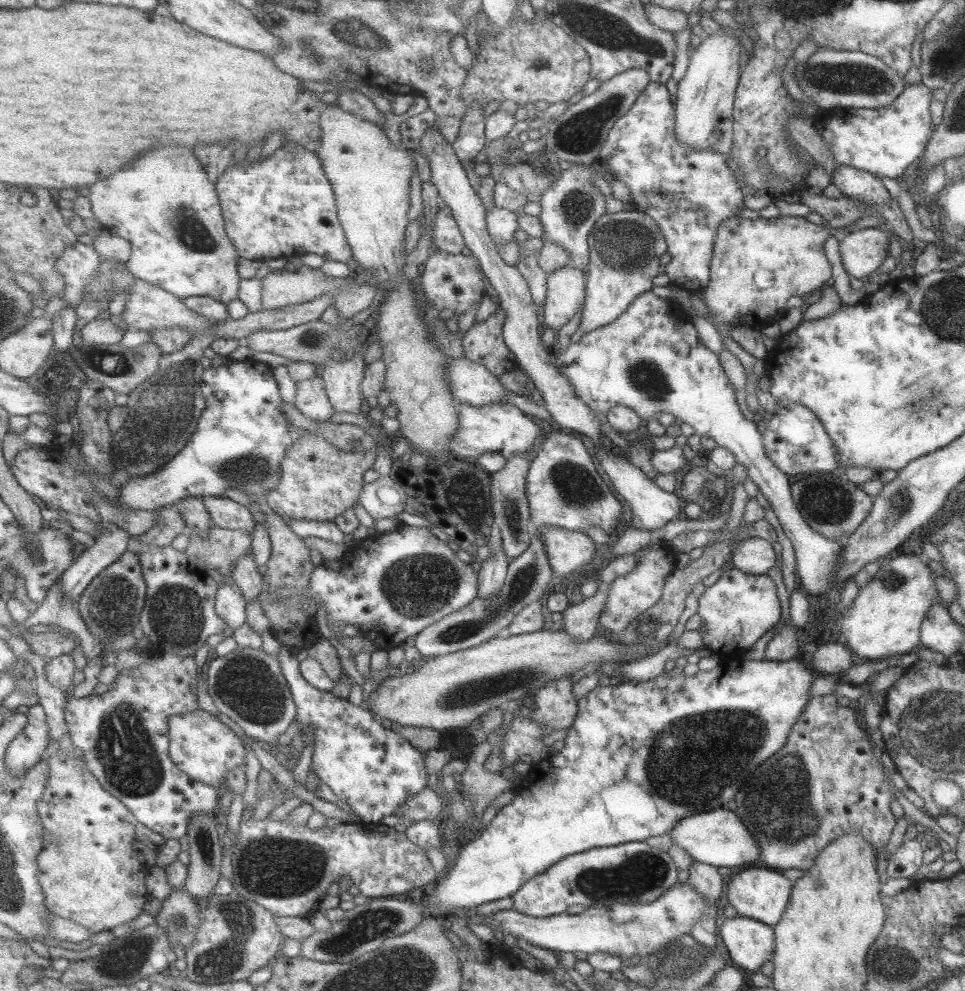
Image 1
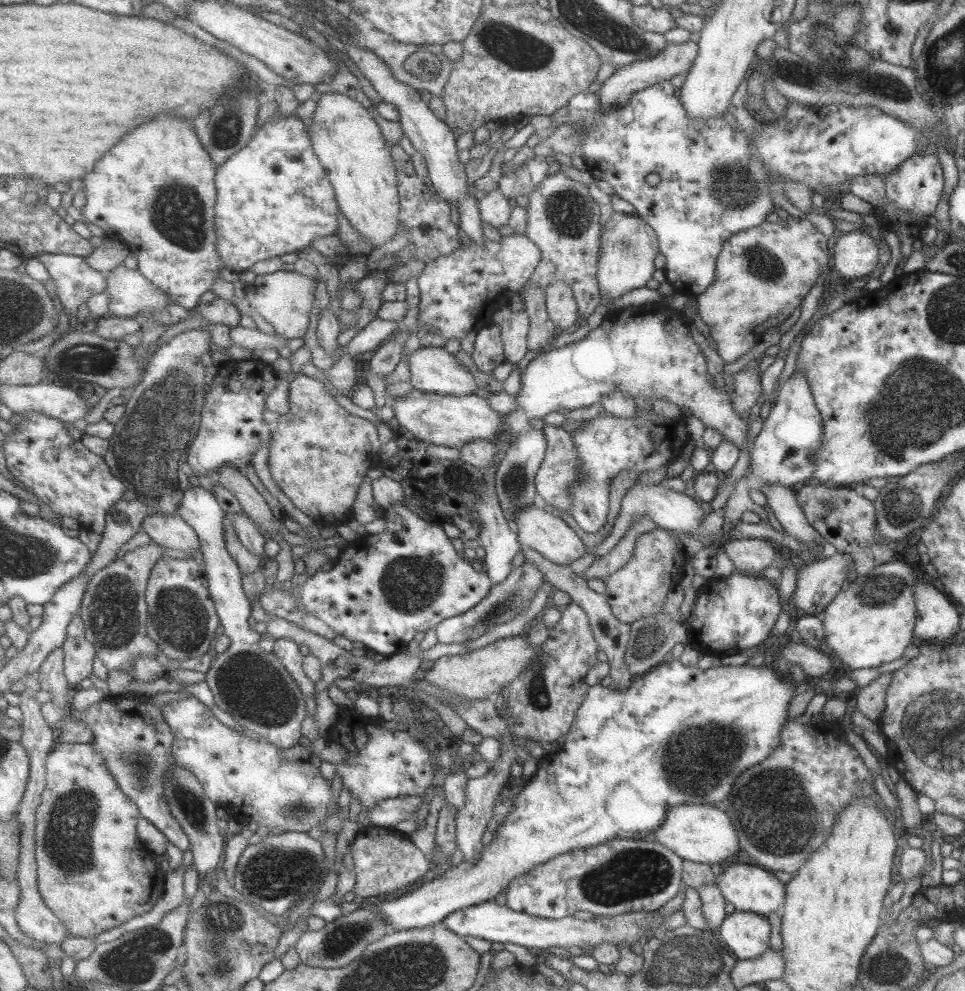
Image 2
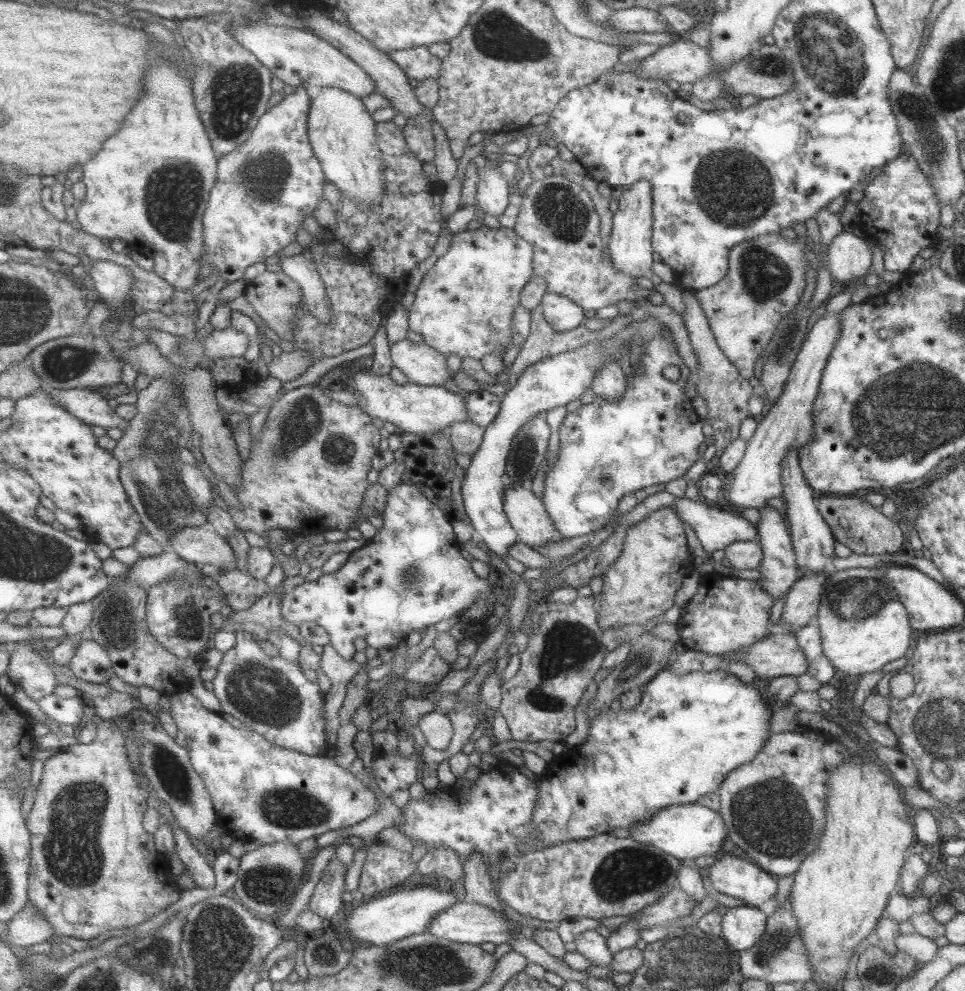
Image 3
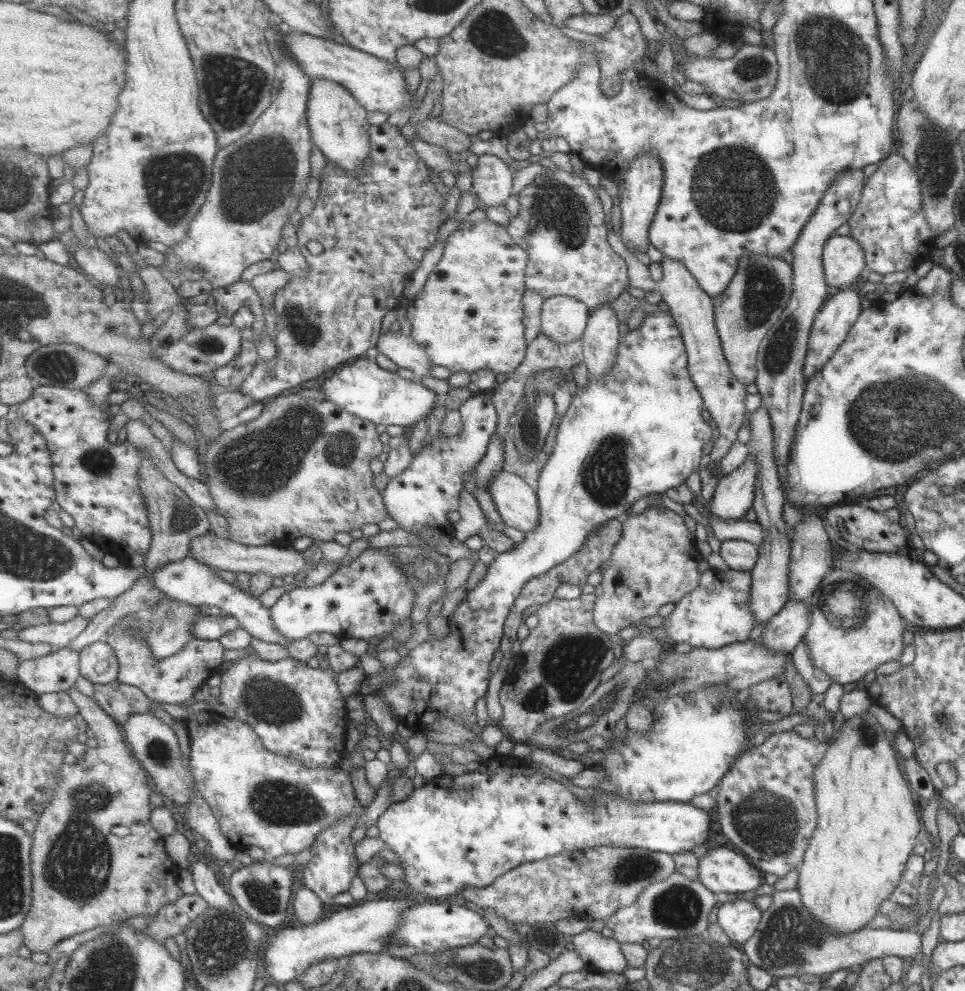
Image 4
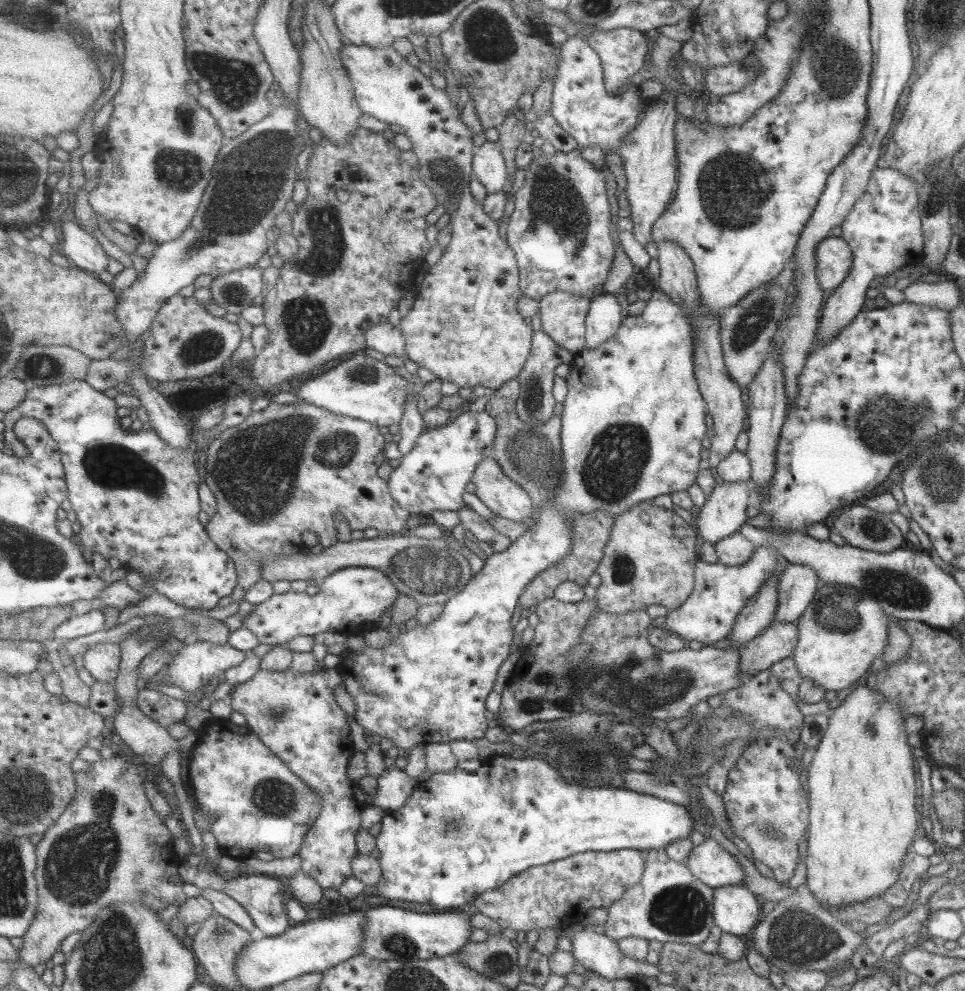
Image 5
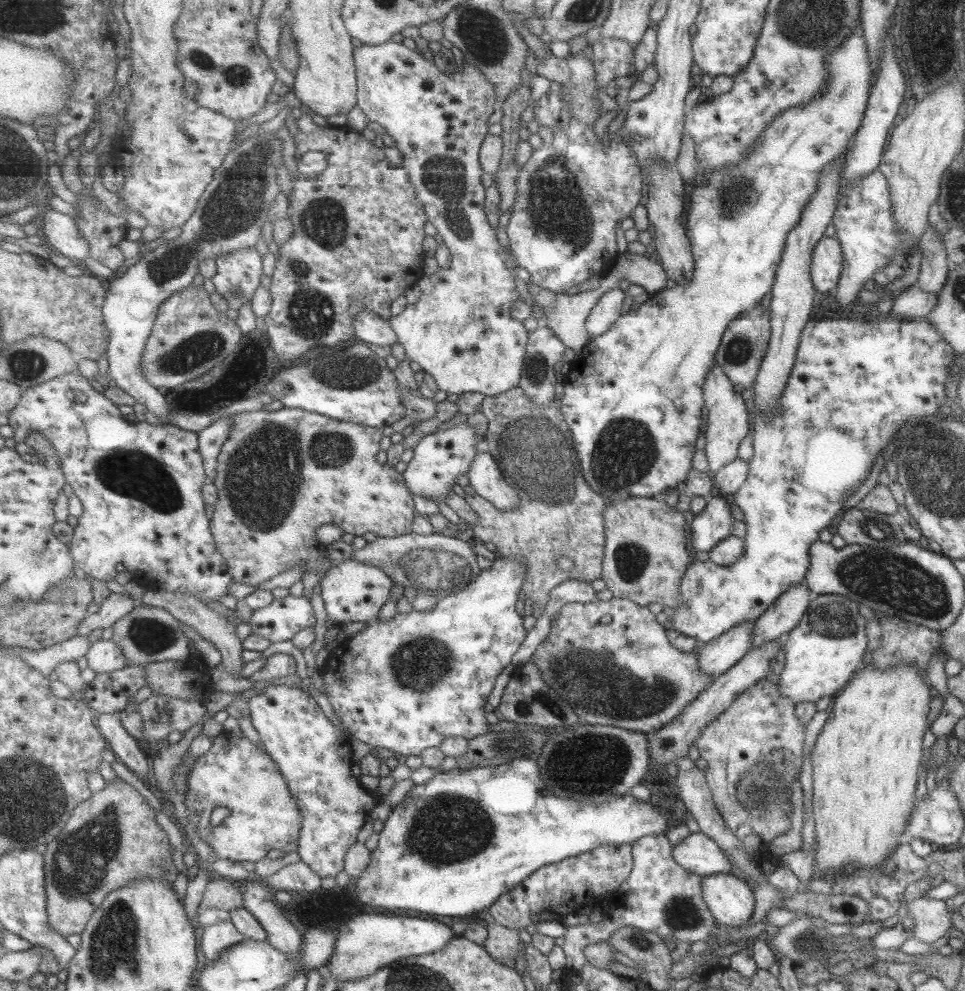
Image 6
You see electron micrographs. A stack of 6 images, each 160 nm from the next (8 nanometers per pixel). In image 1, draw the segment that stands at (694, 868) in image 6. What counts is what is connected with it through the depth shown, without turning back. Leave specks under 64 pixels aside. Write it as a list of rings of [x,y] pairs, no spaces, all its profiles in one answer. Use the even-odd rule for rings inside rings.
[[[762,865],[738,868],[727,877],[727,900],[733,906],[736,914],[751,920],[774,927],[779,922],[792,889],[791,880],[788,880],[778,870]]]

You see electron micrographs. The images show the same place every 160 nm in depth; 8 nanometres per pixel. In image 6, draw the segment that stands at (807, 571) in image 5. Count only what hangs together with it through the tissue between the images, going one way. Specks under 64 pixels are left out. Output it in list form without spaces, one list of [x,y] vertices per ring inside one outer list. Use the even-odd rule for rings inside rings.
[[[803,583],[788,586],[754,620],[750,649],[788,633],[801,620],[808,607],[809,587]]]

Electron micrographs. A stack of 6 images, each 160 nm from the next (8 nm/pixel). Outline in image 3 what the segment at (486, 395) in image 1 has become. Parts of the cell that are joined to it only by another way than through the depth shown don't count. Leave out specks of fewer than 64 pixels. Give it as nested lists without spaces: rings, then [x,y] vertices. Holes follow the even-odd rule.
[[[406,338],[392,346],[394,366],[400,369],[409,379],[409,382],[423,386],[445,386],[449,380],[455,381],[455,373],[449,372],[447,355],[439,352],[426,342],[415,343]]]

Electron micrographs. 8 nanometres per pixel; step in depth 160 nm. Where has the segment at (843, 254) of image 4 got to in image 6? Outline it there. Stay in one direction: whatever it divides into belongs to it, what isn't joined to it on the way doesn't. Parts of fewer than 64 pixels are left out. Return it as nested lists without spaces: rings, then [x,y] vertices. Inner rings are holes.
[[[823,236],[815,244],[810,267],[810,279],[817,292],[835,289],[842,269],[843,256],[836,239]]]

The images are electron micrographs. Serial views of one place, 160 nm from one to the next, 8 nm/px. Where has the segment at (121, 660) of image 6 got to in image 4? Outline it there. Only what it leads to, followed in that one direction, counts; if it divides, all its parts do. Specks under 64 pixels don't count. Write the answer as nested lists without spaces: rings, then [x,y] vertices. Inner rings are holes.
[[[105,640],[81,652],[81,676],[92,684],[110,684],[119,679],[120,663],[115,649]]]

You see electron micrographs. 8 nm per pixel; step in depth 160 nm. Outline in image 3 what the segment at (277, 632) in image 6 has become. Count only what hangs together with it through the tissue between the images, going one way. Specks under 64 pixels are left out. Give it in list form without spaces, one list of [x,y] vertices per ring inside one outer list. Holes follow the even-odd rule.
[[[479,390],[466,397],[468,402],[470,421],[486,429],[497,418],[502,409],[504,397],[493,394],[489,390]],[[402,482],[399,486],[396,486],[393,490],[389,490],[387,508],[385,509],[385,516],[383,518],[383,526],[377,530],[377,533],[370,541],[358,549],[355,549],[349,554],[349,560],[338,570],[333,573],[325,573],[321,575],[316,581],[303,582],[301,585],[297,585],[289,593],[287,593],[282,602],[283,616],[296,627],[305,621],[314,621],[320,626],[324,627],[329,634],[332,645],[337,649],[339,655],[343,656],[345,660],[352,660],[355,656],[355,640],[357,638],[364,638],[368,646],[375,648],[379,653],[382,648],[393,650],[405,641],[405,638],[415,631],[424,630],[441,622],[441,620],[451,620],[453,616],[459,617],[465,610],[469,610],[477,600],[481,598],[491,597],[491,582],[486,578],[481,578],[473,572],[473,566],[471,561],[465,558],[463,551],[461,550],[460,542],[457,540],[457,534],[453,530],[453,524],[449,517],[443,512],[442,508],[439,508],[436,504],[433,504],[426,494],[417,486],[412,484],[405,484]]]

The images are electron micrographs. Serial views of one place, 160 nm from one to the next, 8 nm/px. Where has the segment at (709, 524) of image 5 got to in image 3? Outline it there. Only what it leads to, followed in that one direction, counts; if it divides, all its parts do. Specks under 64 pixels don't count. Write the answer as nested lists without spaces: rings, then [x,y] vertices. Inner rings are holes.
[[[828,313],[823,314],[807,332],[781,392],[775,402],[765,408],[763,418],[746,443],[744,456],[731,471],[731,487],[723,500],[728,500],[733,506],[758,509],[769,498],[777,498],[782,494],[781,463],[790,448],[800,450],[811,440],[812,404],[817,396],[823,367],[838,334],[839,314]]]

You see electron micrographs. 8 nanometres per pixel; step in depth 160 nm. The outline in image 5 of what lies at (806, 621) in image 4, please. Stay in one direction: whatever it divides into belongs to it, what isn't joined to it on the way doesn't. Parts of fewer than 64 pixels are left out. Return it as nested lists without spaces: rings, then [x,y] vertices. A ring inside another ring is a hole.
[[[772,621],[763,632],[746,642],[739,657],[739,670],[744,678],[769,669],[793,653],[797,642],[796,623]]]

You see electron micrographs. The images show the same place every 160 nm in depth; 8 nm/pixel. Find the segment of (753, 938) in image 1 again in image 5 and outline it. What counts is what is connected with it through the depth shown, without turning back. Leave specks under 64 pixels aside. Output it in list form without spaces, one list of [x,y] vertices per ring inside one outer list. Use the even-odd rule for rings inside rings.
[[[744,885],[713,889],[712,917],[722,933],[746,935],[762,917],[756,895]]]

